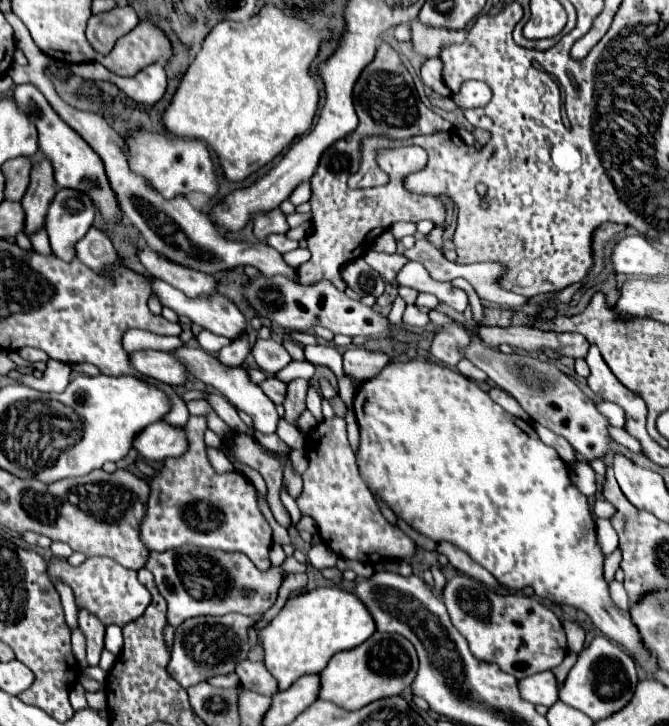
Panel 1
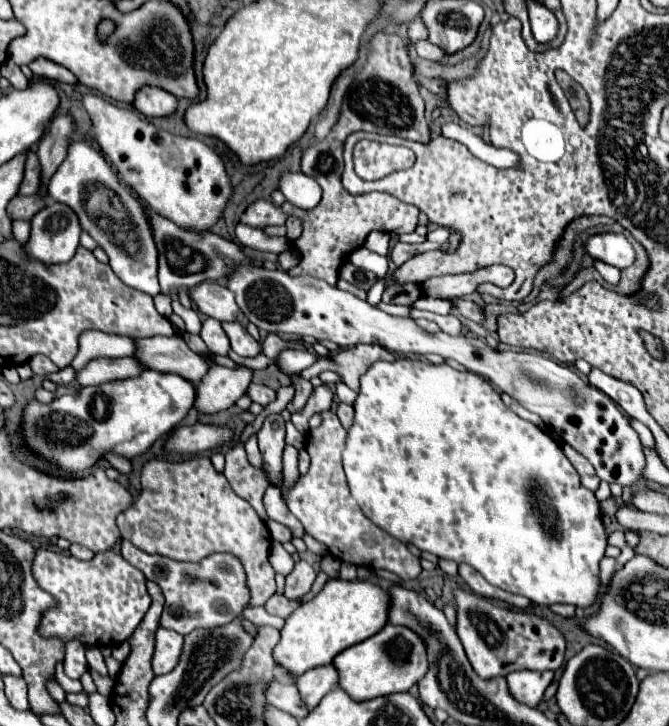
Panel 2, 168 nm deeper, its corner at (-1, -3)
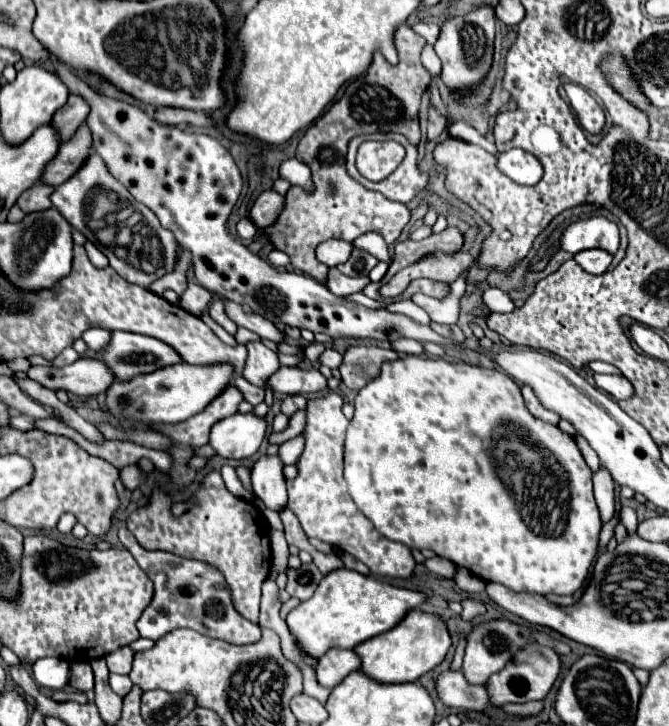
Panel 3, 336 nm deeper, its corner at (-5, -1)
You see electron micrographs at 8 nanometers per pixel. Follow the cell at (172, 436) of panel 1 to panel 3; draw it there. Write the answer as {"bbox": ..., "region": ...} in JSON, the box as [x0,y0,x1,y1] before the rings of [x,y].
{"bbox":[209,412,265,460],"region":[[[253,412],[233,414],[211,428],[209,442],[219,456],[245,460],[259,450],[265,438],[265,430],[265,418],[259,418]]]}

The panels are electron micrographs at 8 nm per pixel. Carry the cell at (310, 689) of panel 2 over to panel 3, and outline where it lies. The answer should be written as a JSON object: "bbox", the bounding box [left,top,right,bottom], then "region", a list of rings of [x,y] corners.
{"bbox":[317,650,361,688],"region":[[[329,650],[323,654],[317,664],[317,680],[321,686],[333,688],[337,686],[347,674],[359,670],[361,658],[357,658],[355,650]]]}

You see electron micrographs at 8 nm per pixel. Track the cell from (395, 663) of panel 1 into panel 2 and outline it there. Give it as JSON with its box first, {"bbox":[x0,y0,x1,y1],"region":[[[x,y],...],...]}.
{"bbox":[333,624,427,702],"region":[[[387,624],[375,636],[343,650],[335,656],[333,666],[339,672],[339,688],[349,694],[355,702],[389,696],[395,692],[407,692],[427,672],[427,654],[421,638],[405,626]]]}

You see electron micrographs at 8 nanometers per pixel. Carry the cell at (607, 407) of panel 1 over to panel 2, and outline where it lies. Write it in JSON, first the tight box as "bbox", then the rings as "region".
{"bbox":[629,418,653,448],"region":[[[629,418],[629,424],[631,424],[631,426],[633,426],[633,430],[639,434],[641,444],[643,444],[643,446],[649,446],[649,448],[653,448],[653,436],[651,436],[651,430],[649,430],[645,424],[641,424],[639,420],[633,420],[633,418]]]}

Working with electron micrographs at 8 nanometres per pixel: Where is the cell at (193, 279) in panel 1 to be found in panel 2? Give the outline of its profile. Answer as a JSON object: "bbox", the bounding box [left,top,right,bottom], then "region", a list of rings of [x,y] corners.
{"bbox":[187,282,249,326],"region":[[[203,282],[197,288],[187,290],[187,294],[203,314],[219,322],[239,322],[243,326],[247,326],[249,322],[241,312],[241,308],[237,306],[233,292],[229,292],[229,288],[217,282]]]}

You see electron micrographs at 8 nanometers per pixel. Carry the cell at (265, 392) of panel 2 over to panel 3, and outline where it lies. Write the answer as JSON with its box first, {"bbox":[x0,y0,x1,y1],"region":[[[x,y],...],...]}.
{"bbox":[235,376,265,406],"region":[[[237,376],[237,378],[235,378],[235,386],[237,386],[237,390],[241,390],[243,400],[247,400],[251,406],[257,406],[257,404],[263,402],[263,398],[265,398],[265,392],[259,390],[257,386],[249,384],[243,376]]]}

